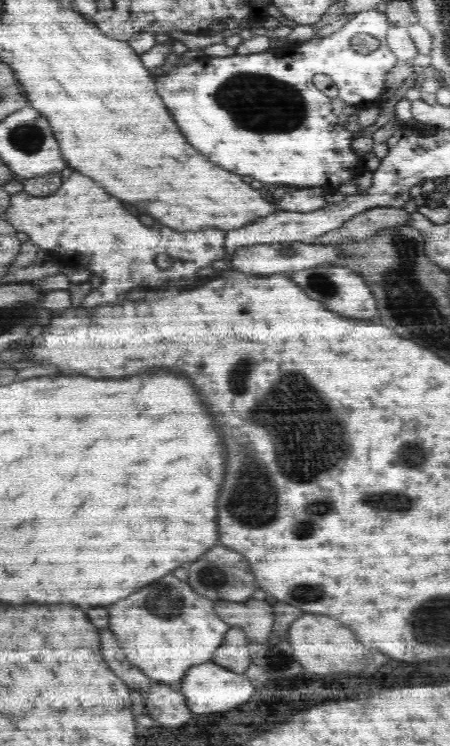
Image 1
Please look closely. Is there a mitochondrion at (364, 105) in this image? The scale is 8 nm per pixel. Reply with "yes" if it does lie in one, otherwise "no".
no

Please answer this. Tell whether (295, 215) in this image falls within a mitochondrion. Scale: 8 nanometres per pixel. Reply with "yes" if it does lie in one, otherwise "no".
no

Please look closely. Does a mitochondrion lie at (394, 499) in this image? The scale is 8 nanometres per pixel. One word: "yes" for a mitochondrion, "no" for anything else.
yes

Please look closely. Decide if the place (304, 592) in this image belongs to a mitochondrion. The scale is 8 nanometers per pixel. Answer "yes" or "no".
yes

